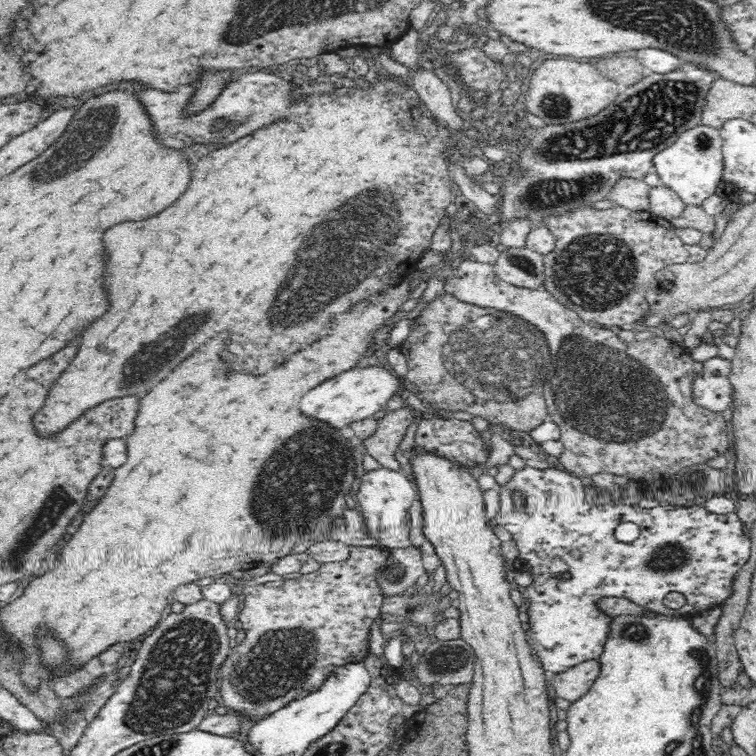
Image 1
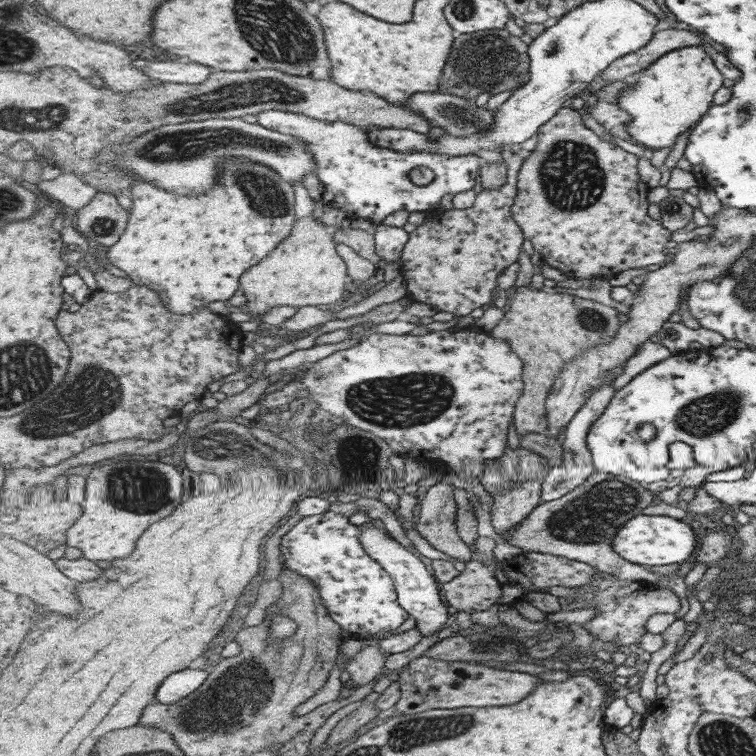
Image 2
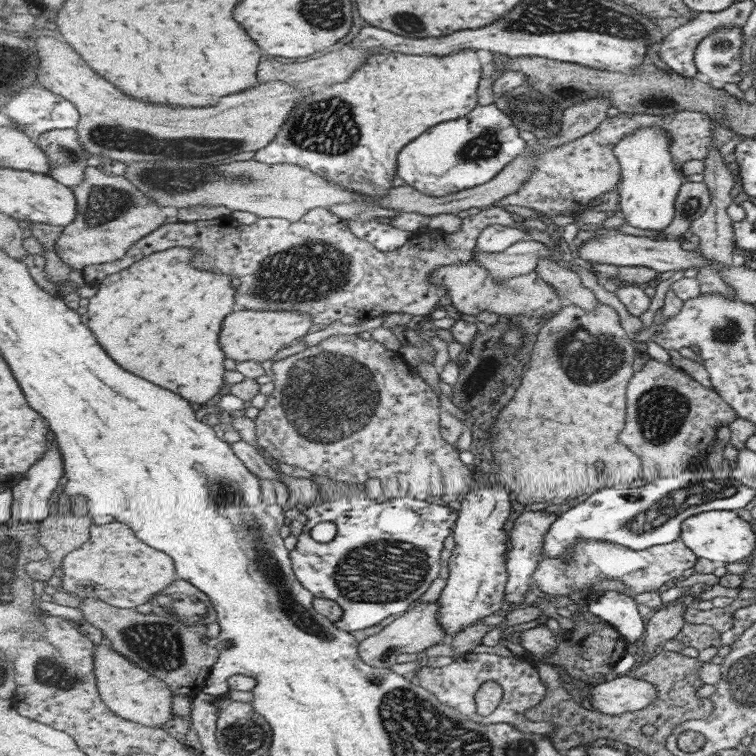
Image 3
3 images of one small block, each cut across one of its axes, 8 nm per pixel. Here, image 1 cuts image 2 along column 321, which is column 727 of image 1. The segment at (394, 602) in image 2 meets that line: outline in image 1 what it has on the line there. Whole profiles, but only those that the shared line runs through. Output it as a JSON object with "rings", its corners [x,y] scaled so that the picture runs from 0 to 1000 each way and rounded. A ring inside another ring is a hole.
{"rings":[[[694,616],[692,620],[685,620],[679,630],[679,634],[667,643],[657,644],[660,649],[660,676],[656,681],[657,690],[661,696],[665,696],[679,709],[679,716],[687,728],[687,738],[693,743],[696,757],[698,757],[705,769],[701,775],[694,780],[697,794],[700,794],[697,812],[700,813],[700,831],[694,835],[696,844],[700,847],[700,853],[705,857],[709,865],[709,870],[713,872],[716,882],[725,889],[733,889],[733,892],[745,890],[753,886],[753,884],[762,882],[763,878],[779,873],[791,873],[796,865],[798,852],[802,852],[802,836],[803,827],[807,825],[807,813],[802,813],[799,808],[791,806],[788,796],[794,791],[802,790],[820,790],[827,792],[835,792],[843,800],[849,800],[865,810],[901,812],[902,815],[917,815],[922,811],[939,807],[944,802],[951,802],[960,791],[962,784],[967,782],[967,772],[971,769],[971,761],[981,751],[993,733],[993,713],[984,706],[981,701],[981,689],[976,687],[974,679],[966,680],[942,680],[937,677],[931,671],[923,671],[919,667],[911,667],[910,669],[896,668],[870,668],[864,672],[845,671],[844,667],[839,667],[835,663],[812,664],[807,660],[798,668],[780,668],[774,663],[772,647],[774,643],[767,636],[766,631],[757,628],[751,623],[739,620],[710,620],[702,616]],[[823,690],[839,690],[844,693],[847,700],[845,709],[841,714],[833,718],[820,717],[812,710],[812,701],[817,693]],[[753,757],[753,767],[741,767],[738,762]],[[886,783],[899,783],[905,786],[907,791],[907,799],[897,807],[889,807],[884,802],[878,800],[878,791],[886,786]]]}

